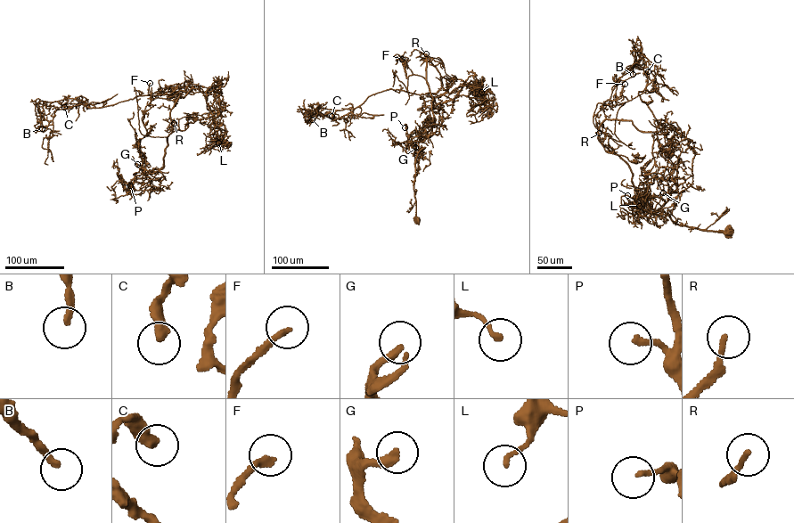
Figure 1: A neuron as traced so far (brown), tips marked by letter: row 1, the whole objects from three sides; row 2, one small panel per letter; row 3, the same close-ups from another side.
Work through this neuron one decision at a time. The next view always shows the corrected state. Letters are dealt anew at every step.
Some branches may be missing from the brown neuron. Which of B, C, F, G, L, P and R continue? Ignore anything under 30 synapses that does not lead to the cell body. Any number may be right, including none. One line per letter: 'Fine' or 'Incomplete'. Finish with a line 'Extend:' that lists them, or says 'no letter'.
B: Fine
C: Fine
F: Fine
G: Fine
L: Fine
P: Fine
R: Fine
Extend: no letter

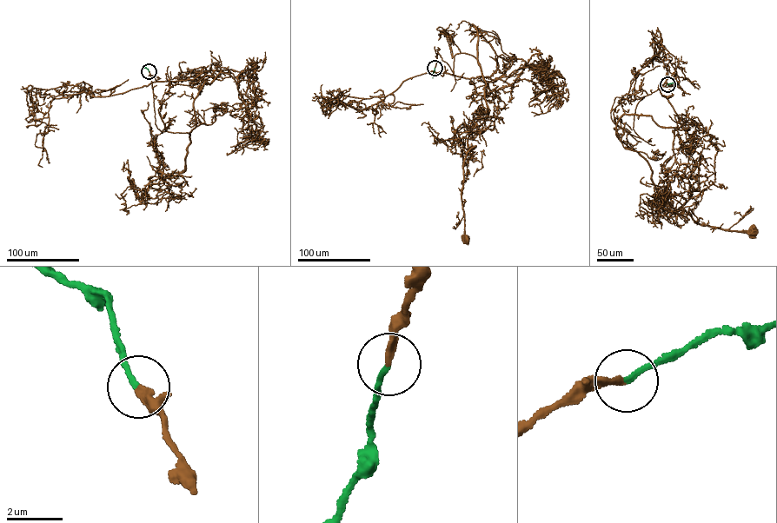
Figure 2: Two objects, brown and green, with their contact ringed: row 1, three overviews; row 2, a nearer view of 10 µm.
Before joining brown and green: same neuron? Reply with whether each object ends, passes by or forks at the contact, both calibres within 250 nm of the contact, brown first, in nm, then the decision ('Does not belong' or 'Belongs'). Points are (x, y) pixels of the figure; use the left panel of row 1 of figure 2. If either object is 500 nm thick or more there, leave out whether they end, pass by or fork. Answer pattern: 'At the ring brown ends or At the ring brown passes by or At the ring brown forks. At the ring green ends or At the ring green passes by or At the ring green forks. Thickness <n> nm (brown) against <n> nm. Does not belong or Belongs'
At the ring brown ends. At the ring green ends. Thickness 240 nm (brown) against 190 nm. Belongs

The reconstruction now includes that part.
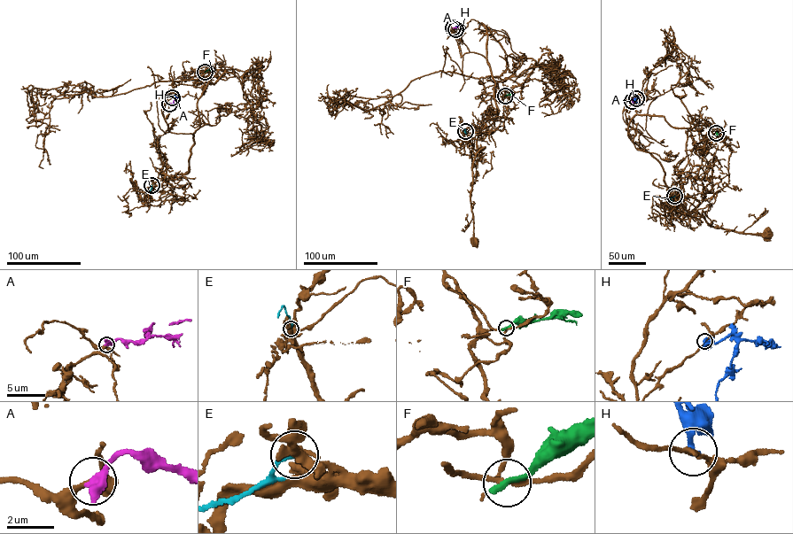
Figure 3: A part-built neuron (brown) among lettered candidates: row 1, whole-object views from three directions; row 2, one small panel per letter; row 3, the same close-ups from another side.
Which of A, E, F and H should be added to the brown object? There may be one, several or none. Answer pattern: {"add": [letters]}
{"add": ["A"]}

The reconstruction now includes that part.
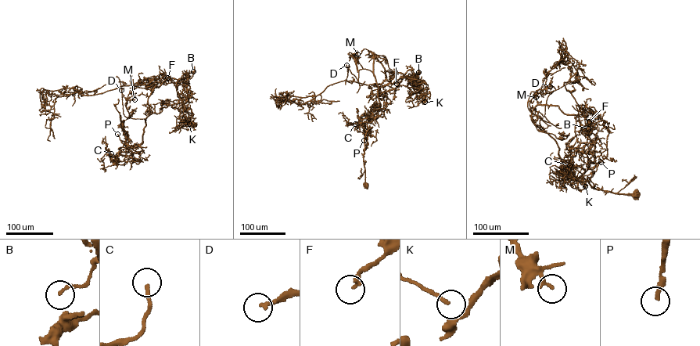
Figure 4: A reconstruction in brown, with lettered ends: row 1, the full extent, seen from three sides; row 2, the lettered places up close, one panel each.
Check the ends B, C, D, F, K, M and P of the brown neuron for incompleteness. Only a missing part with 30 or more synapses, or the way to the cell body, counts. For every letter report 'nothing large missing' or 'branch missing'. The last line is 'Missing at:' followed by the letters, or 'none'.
B: nothing large missing
C: nothing large missing
D: branch missing
F: nothing large missing
K: nothing large missing
M: nothing large missing
P: branch missing
Missing at: D, P

